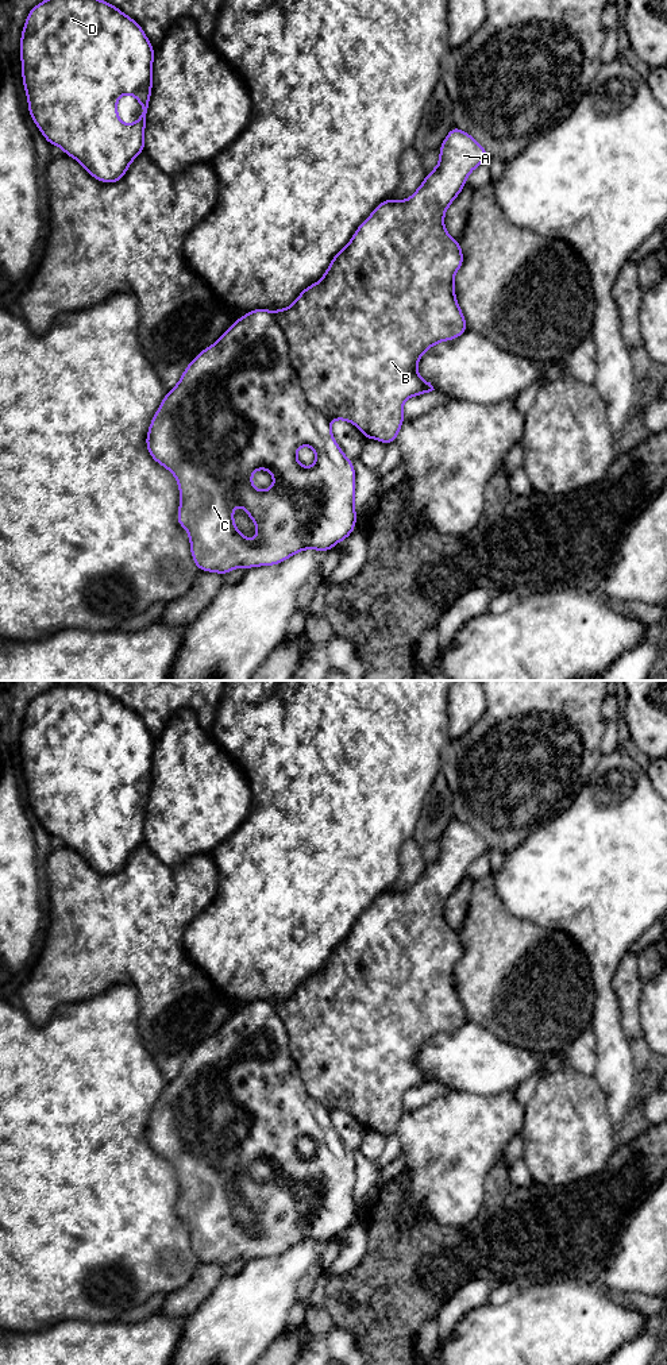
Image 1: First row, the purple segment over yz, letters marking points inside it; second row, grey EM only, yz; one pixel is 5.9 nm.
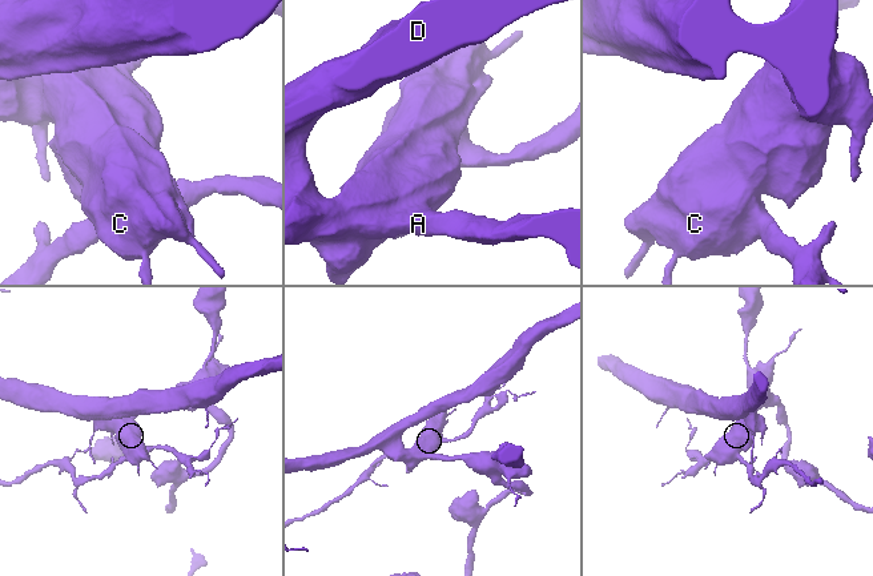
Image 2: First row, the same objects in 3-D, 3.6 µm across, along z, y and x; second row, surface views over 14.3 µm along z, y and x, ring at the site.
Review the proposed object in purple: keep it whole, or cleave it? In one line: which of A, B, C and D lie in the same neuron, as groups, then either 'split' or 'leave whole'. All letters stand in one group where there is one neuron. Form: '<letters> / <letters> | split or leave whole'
A B D / C | split

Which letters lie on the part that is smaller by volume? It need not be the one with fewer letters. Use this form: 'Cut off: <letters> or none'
Cut off: C

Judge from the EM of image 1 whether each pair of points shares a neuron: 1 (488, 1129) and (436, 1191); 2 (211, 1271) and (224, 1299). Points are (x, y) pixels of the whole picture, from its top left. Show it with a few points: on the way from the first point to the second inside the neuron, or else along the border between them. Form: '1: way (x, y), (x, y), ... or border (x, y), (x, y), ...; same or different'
1: way (473, 1144), (459, 1157), (459, 1161), (447, 1176); same
2: border (223, 1275), (216, 1288), (197, 1310); different

